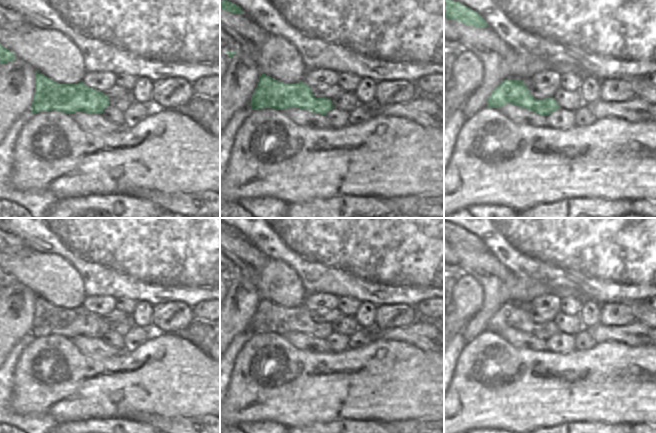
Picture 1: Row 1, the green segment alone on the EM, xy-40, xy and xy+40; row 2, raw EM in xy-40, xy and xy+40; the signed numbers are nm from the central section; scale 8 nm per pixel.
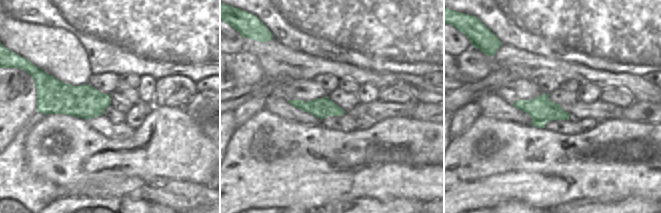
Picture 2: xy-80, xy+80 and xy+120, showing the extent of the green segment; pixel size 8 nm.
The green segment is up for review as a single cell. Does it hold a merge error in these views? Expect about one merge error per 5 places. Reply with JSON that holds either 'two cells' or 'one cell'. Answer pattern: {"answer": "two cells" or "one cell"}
{"answer": "one cell"}

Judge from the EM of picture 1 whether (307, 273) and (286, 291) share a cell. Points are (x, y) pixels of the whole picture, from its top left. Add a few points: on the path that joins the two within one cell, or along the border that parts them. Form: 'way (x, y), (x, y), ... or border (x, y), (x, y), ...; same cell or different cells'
border (285, 262), (298, 275), (307, 293); different cells

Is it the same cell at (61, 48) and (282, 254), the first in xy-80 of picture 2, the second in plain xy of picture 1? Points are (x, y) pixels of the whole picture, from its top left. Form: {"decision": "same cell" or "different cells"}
{"decision": "different cells"}

